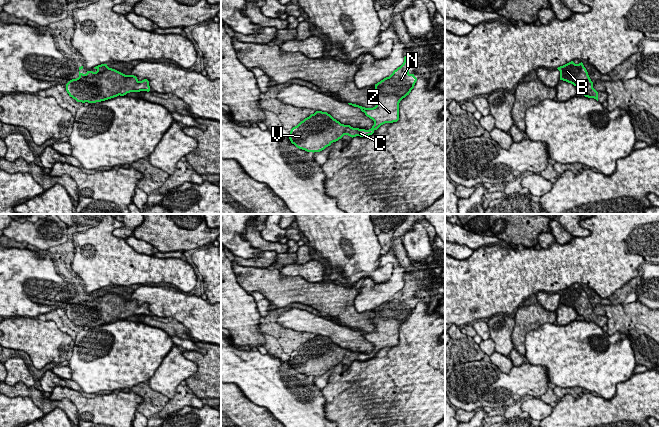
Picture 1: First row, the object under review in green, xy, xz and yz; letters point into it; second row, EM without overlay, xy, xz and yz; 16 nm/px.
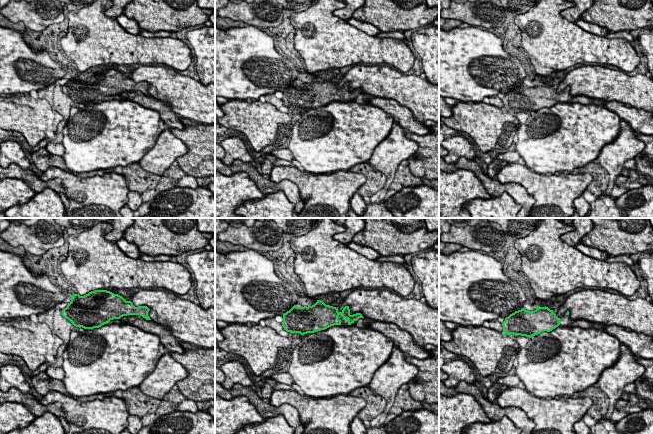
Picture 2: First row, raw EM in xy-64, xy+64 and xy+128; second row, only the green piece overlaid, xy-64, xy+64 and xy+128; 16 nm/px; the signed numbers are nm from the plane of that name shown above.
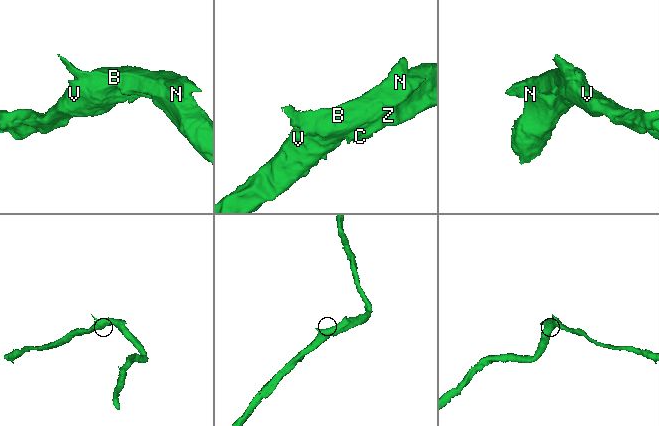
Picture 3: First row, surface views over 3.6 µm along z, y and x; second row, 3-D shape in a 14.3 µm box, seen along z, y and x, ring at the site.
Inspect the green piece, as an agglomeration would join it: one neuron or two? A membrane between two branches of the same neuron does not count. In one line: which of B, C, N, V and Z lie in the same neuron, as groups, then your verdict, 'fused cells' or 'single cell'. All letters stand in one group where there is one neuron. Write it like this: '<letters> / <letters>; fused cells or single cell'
B C N V Z; single cell

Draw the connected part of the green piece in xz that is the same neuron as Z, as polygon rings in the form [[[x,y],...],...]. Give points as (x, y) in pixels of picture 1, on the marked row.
[[[405,56],[400,67],[389,77],[375,84],[375,93],[372,95],[376,103],[375,107],[365,108],[348,103],[360,108],[374,121],[371,129],[353,128],[341,124],[327,112],[316,111],[291,129],[289,139],[297,148],[314,153],[324,150],[344,135],[352,138],[372,135],[381,125],[399,120],[399,103],[409,95],[416,81],[414,74],[409,73],[409,58]]]

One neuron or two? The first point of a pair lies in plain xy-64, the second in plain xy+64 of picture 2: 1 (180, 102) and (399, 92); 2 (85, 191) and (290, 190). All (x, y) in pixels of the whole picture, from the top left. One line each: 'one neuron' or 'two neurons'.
1: one neuron
2: two neurons

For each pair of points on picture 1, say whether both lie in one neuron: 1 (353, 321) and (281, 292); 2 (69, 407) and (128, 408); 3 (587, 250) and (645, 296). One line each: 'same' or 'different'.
1: same
2: different
3: different

